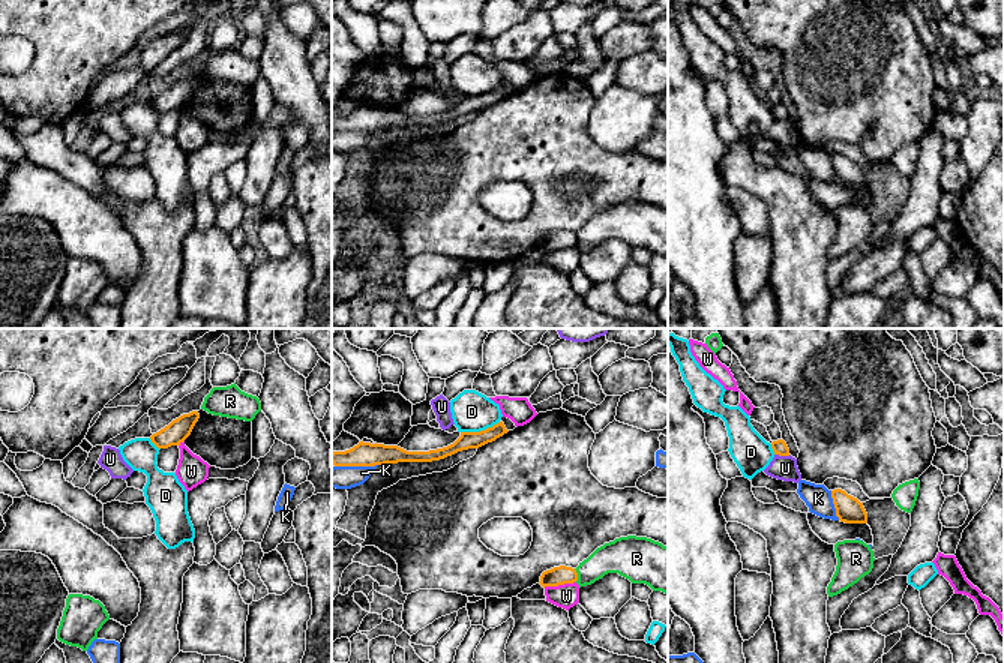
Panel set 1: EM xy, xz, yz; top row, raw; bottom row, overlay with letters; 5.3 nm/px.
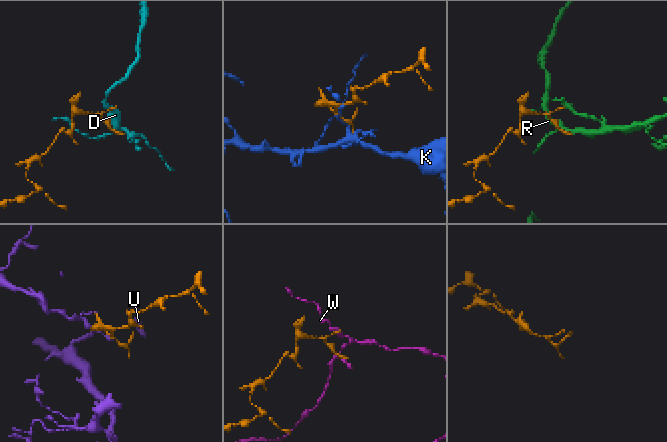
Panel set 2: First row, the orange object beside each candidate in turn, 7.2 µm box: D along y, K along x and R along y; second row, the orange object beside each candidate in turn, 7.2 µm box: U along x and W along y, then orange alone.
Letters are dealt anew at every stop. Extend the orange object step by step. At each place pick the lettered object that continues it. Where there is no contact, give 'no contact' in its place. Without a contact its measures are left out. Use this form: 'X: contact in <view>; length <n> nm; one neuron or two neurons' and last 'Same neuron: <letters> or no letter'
D: contact in xz; length 220 nm; two neurons
K: contact in xz; length 240 nm; two neurons
R: contact in xz; length 70 nm; two neurons
U: contact in yz; length 90 nm; two neurons
W: contact in xz; length 180 nm; two neurons
Same neuron: no letter

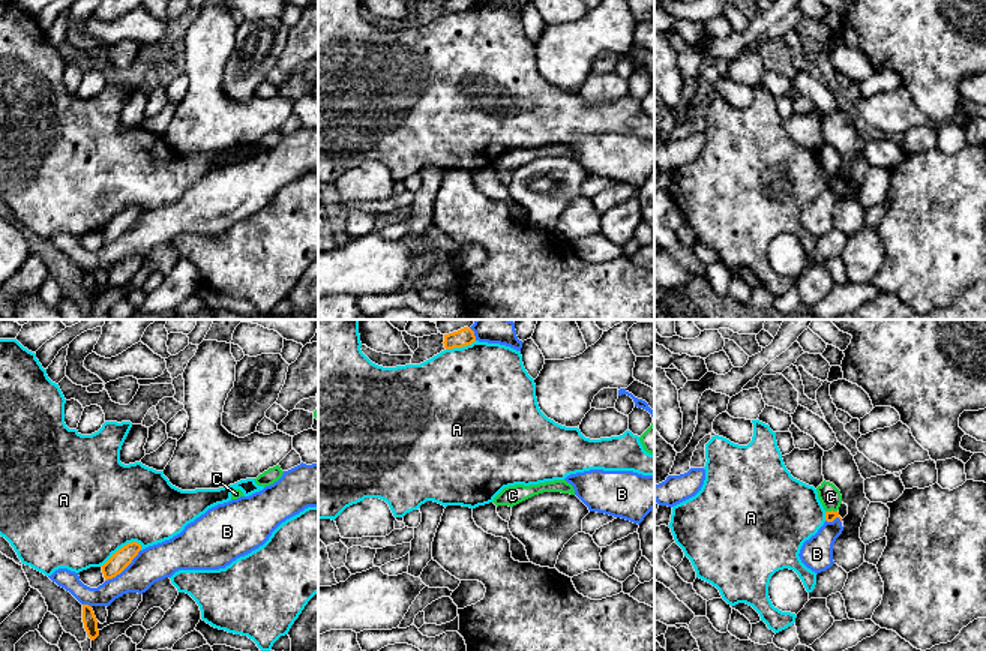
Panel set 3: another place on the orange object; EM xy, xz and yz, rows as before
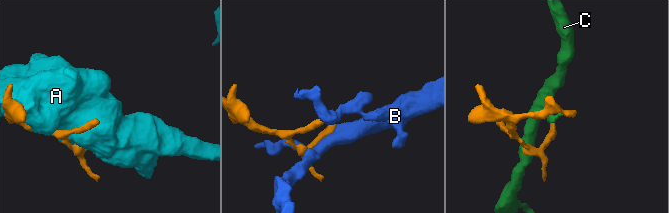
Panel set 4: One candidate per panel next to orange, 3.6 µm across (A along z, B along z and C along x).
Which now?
A: contact in xy; length 260 nm; two neurons
B: contact in xy; length 260 nm; two neurons
C: contact in yz; length 60 nm; two neurons
Same neuron: no letter

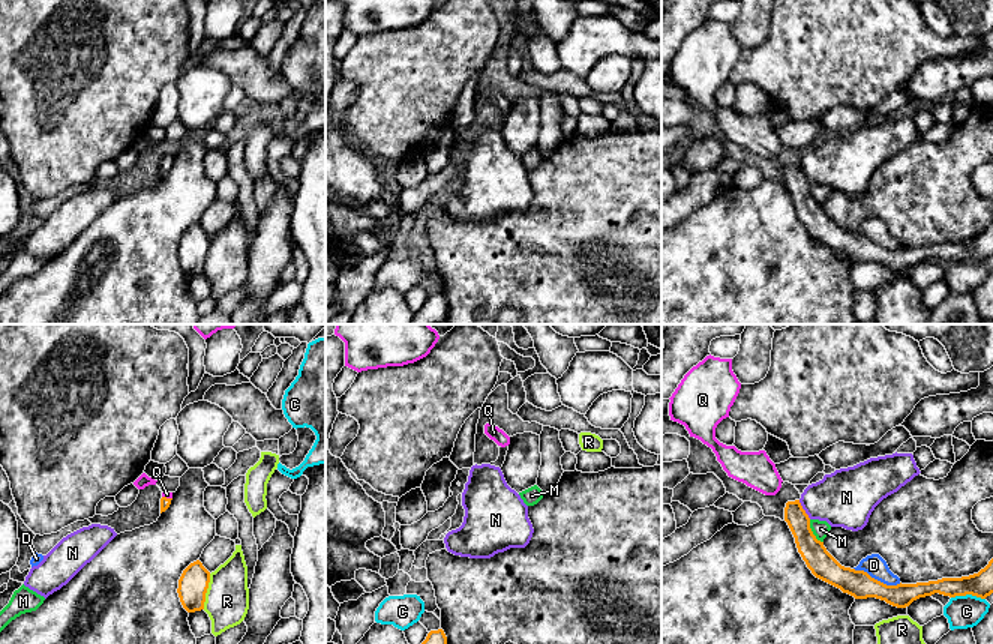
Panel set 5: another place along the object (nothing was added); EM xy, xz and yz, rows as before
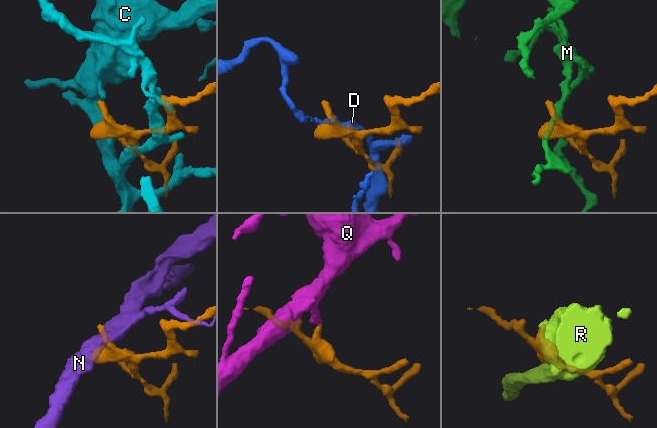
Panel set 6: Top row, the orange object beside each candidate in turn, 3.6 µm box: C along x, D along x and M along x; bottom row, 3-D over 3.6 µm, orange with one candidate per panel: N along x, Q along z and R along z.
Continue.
C: contact in yz; length 180 nm; two neurons
D: contact in yz; length 260 nm; two neurons
M: contact in yz; length 150 nm; two neurons
N: contact in yz; length 120 nm; two neurons
Q: contact in xy; length 60 nm; one neuron
R: contact in xy; length 200 nm; two neurons
Same neuron: Q

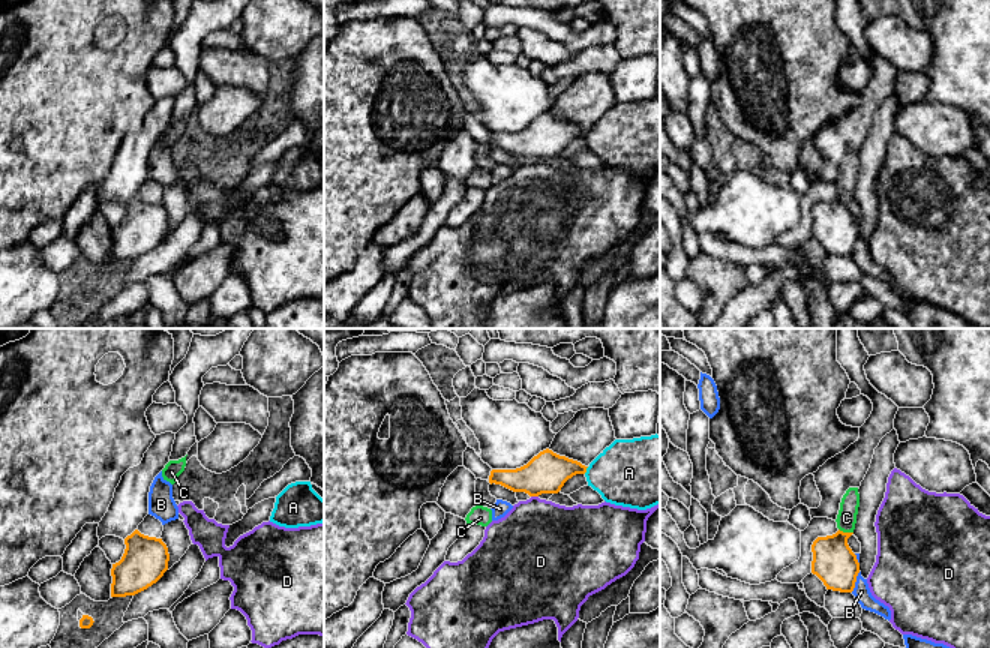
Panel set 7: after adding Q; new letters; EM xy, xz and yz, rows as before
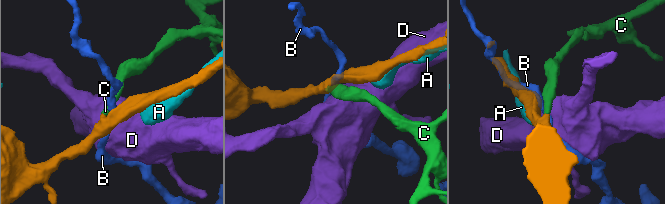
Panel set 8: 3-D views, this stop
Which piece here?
A: contact in xz; length 50 nm; two neurons
B: contact in yz; length 120 nm; two neurons
C: contact in yz; length 80 nm; one neuron
D: contact in xz; length 40 nm; two neurons
Same neuron: C

